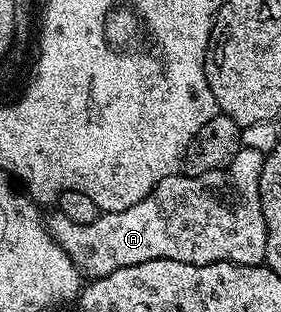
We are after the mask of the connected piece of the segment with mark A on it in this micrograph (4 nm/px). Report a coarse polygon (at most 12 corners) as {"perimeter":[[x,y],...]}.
{"perimeter":[[265,154],[161,179],[51,238],[80,274],[133,263],[262,265]]}

